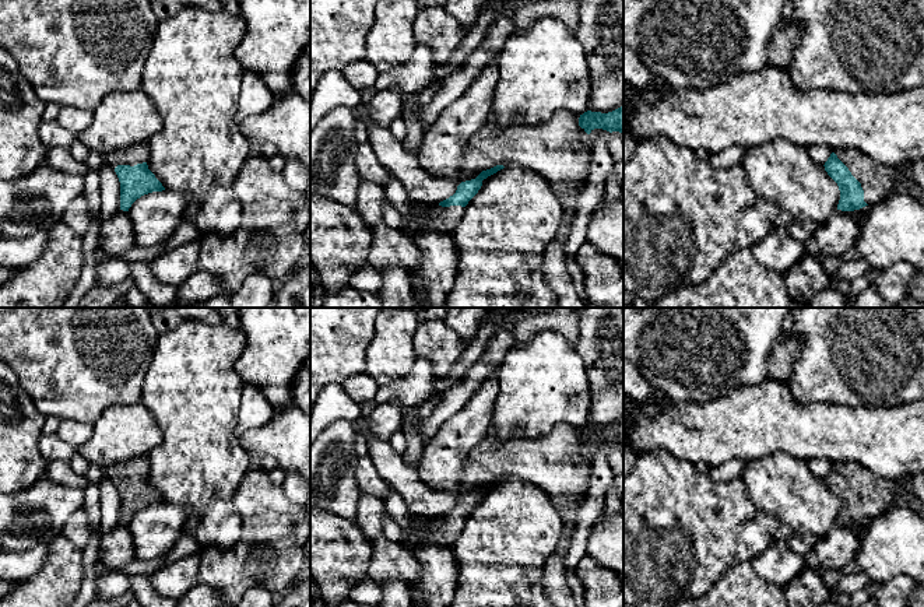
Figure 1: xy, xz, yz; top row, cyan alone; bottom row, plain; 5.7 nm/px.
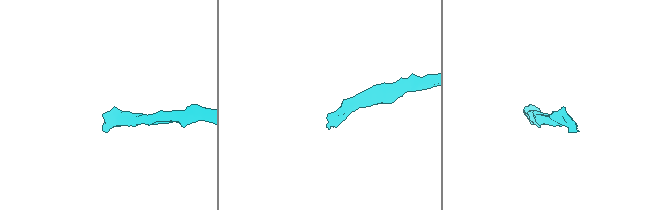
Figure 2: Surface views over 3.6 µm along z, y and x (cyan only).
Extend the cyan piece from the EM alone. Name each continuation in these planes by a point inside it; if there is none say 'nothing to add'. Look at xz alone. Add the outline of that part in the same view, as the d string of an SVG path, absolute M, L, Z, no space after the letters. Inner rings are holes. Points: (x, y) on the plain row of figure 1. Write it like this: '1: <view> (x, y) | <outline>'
1: xz (441, 532) | M435 519L425 531L419 533L412 538L405 540L403 545L410 552L411 548L419 543L432 543L453 547L453 544L461 534L464 522L465 520L461 519L450 519L450 520Z

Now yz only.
1: yz (877, 494) | M856 462L836 463L835 467L861 497L867 517L874 517L899 504L889 480L875 476Z

